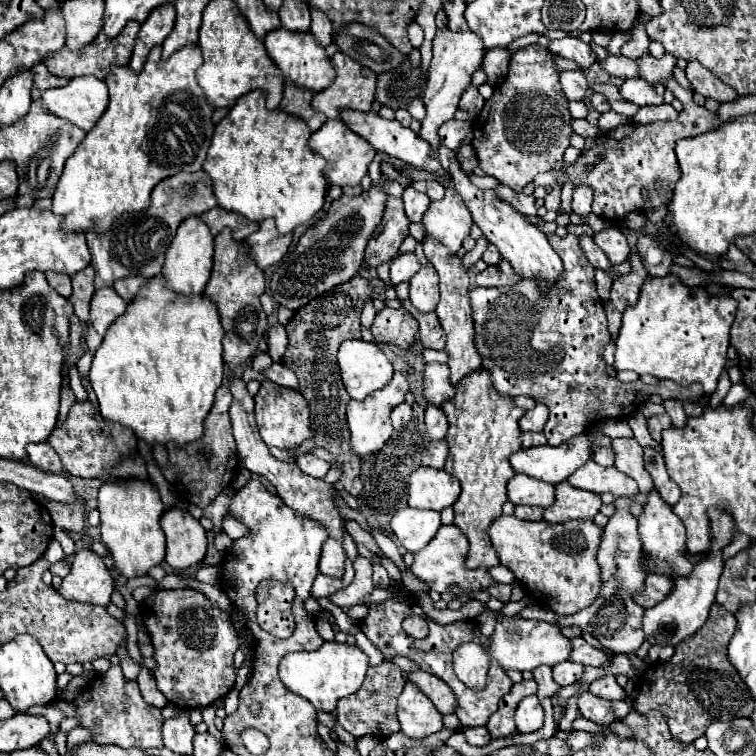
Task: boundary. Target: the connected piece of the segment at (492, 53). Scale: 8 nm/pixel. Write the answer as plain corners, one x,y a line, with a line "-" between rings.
490,49
490,51
486,51
482,69
488,75
488,85
496,87
500,83
500,79
506,77
508,61
510,61
510,55
508,55
506,49

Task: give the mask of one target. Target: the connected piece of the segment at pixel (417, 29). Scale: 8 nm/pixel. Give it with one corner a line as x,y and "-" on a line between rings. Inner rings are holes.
410,23
410,27
408,27
408,37
410,37
410,43
412,43
412,47
420,47
422,45
422,41
424,41
424,29
418,25
418,23

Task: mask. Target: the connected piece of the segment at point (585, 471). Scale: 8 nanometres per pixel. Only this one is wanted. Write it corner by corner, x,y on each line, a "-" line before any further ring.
594,459
586,461
586,465
576,469
568,477
568,483
572,487
586,489
592,493
612,493
614,497
630,497
638,493
638,485
632,477
620,473
616,467
602,467

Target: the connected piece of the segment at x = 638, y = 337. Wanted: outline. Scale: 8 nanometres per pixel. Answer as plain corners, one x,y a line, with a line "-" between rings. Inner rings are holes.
648,277
642,285
640,299
634,307
628,307
622,315
622,329
616,341
614,369
616,371
636,371
638,375
650,373
658,379
672,379
682,387
690,387
692,383
700,383
706,395
712,395
718,385
718,377
722,375
728,357
726,351
730,347
730,327
736,313
736,301
730,295
712,297
706,289
692,289
680,283
678,277

